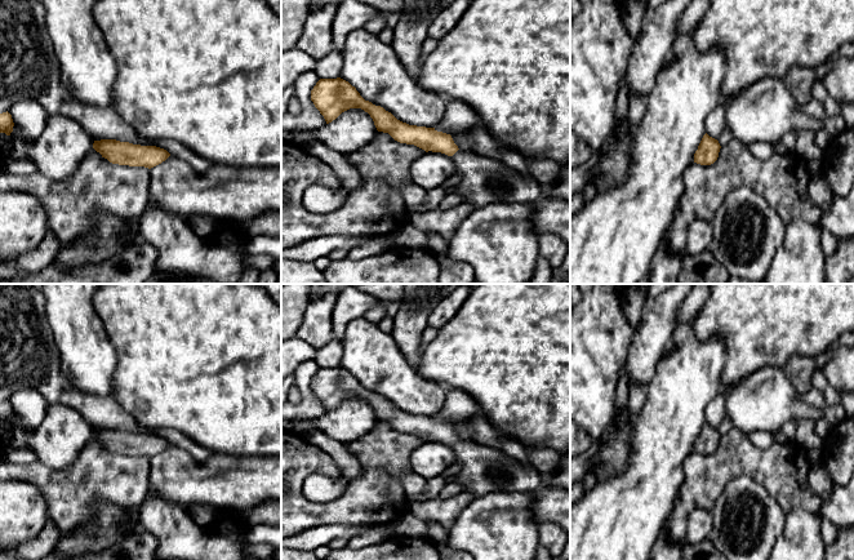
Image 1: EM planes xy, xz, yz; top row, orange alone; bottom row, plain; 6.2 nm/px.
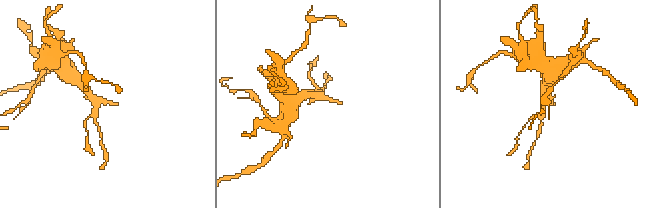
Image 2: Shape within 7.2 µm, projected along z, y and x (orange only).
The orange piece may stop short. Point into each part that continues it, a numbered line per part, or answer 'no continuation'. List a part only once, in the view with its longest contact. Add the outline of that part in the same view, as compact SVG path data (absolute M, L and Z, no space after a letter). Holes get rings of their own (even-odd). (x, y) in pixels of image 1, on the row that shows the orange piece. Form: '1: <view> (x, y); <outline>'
1: xz (481, 181); M463 150L450 157L455 163L450 191L459 194L462 203L475 208L494 201L534 204L544 195L544 187L534 177L522 174L497 159Z

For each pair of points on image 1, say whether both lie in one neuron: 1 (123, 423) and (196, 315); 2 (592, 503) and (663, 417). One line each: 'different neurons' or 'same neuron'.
1: different neurons
2: same neuron

